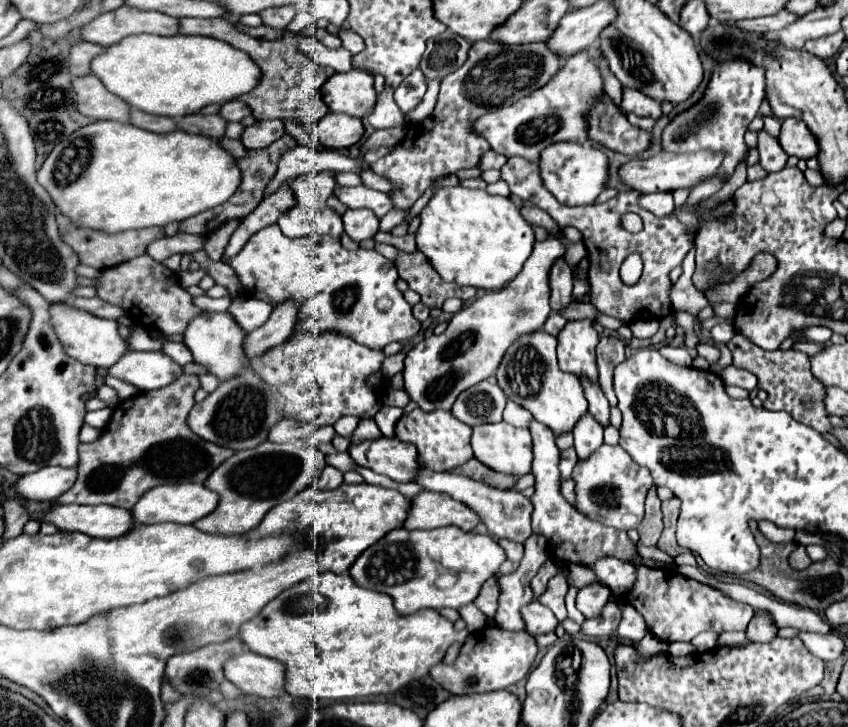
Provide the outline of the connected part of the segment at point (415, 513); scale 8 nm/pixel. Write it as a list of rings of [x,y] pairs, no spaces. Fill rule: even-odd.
[[[420,492],[410,500],[410,512],[404,520],[404,528],[414,530],[458,526],[468,532],[478,522],[478,516],[470,508],[452,500],[450,496],[440,496],[436,492]]]

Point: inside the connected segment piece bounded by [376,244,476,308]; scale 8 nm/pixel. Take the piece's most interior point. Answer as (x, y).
(414, 268)

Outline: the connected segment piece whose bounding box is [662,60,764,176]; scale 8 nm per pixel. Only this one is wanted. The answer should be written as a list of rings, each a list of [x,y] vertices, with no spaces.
[[[732,60],[720,64],[706,88],[704,98],[692,106],[688,112],[676,116],[662,132],[662,146],[666,152],[688,152],[700,148],[712,148],[726,152],[726,160],[720,166],[718,174],[730,176],[738,160],[746,154],[744,134],[748,124],[758,114],[758,108],[764,100],[764,72],[748,64],[746,60]]]

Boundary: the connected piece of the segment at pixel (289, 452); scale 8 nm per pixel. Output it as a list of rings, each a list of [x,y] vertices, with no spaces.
[[[264,442],[252,450],[240,450],[224,460],[204,482],[210,490],[218,492],[220,502],[214,512],[194,522],[202,532],[210,534],[246,534],[254,530],[266,512],[276,504],[292,498],[300,490],[290,490],[296,480],[296,446]]]

